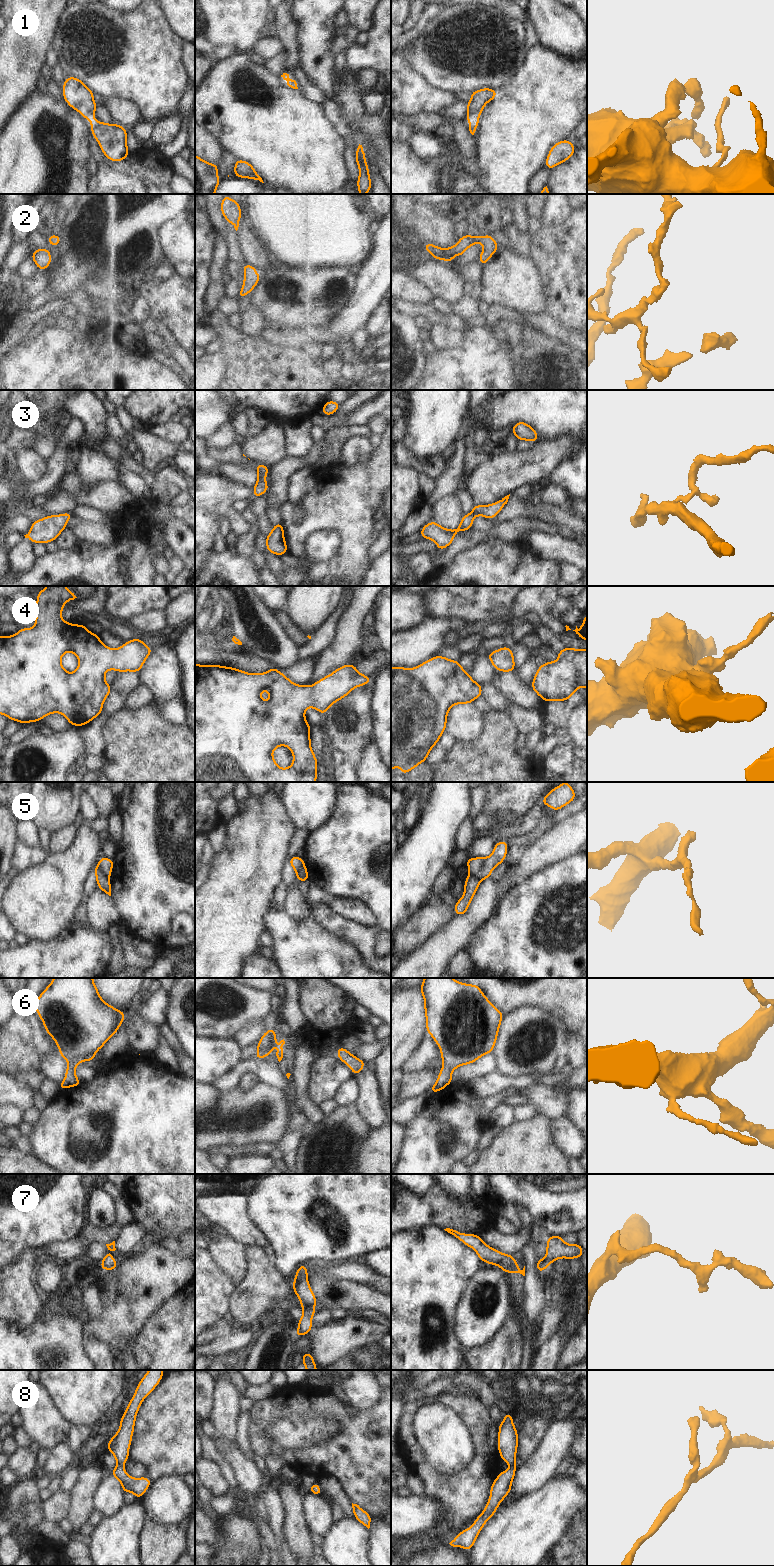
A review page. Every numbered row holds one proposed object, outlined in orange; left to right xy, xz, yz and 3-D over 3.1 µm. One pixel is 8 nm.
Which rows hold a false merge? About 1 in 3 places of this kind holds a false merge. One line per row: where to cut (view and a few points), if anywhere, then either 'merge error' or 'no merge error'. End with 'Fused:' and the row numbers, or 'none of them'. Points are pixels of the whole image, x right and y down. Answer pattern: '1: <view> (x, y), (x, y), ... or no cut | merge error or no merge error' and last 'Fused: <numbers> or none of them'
1: no cut | no merge error
2: no cut | no merge error
3: no cut | no merge error
4: no cut | no merge error
5: xy (97, 864), (99, 869), (108, 878) | merge error
6: no cut | no merge error
7: no cut | no merge error
8: no cut | no merge error
Fused: 5

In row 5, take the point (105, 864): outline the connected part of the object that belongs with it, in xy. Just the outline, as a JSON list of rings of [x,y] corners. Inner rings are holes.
[[[102,856],[98,861],[99,868],[101,872],[107,877],[110,878],[110,875],[113,870],[114,860]]]

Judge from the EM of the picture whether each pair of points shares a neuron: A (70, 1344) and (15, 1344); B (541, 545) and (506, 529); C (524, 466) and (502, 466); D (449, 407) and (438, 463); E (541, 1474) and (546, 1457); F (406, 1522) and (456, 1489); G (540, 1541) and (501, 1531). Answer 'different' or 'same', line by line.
A: same
B: different
C: same
D: different
E: same
F: different
G: same

